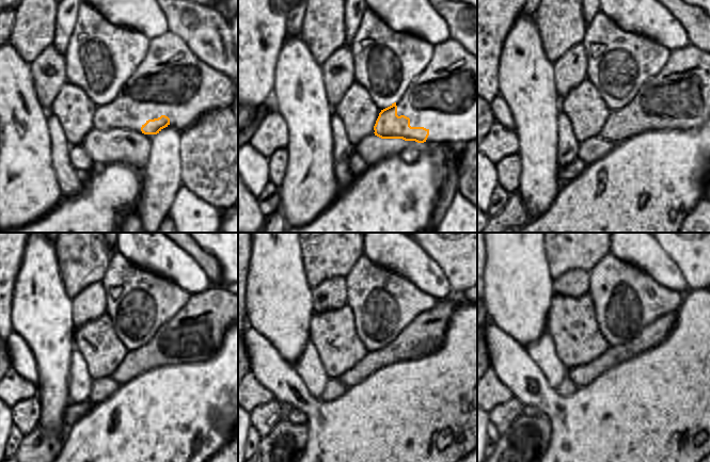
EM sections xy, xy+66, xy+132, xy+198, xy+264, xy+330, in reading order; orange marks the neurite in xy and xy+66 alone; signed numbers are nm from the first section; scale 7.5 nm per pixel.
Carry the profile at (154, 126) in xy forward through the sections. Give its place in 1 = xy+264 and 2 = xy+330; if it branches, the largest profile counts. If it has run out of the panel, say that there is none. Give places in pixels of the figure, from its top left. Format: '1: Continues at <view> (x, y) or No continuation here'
1: Continues at xy+264 (375, 361)
2: Continues at xy+330 (582, 377).

